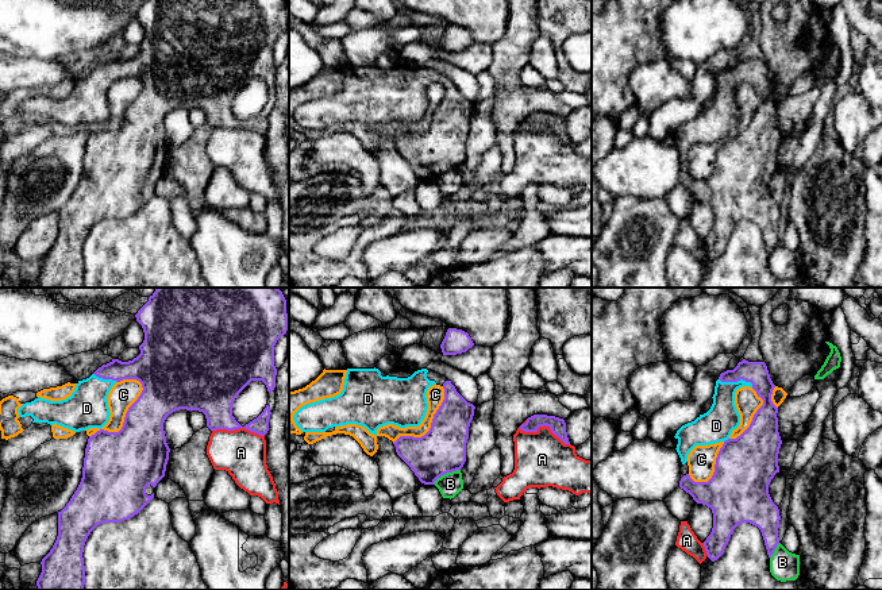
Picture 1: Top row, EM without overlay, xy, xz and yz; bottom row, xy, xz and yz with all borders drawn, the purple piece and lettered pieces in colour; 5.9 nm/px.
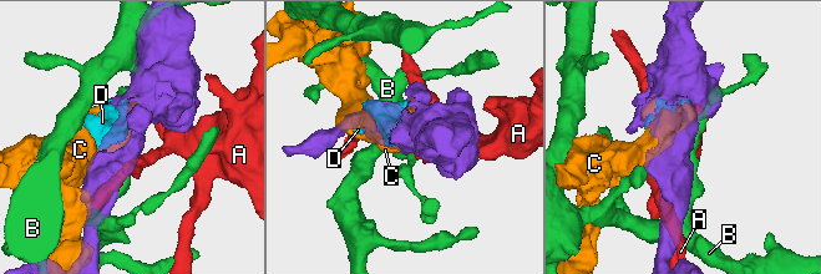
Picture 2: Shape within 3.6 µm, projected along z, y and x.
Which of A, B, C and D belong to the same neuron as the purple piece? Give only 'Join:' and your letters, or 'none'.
Join: D

